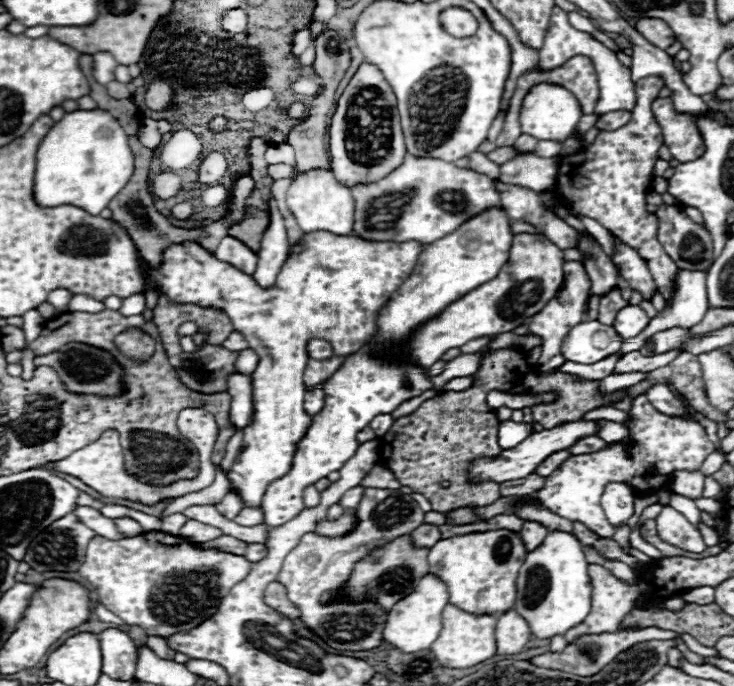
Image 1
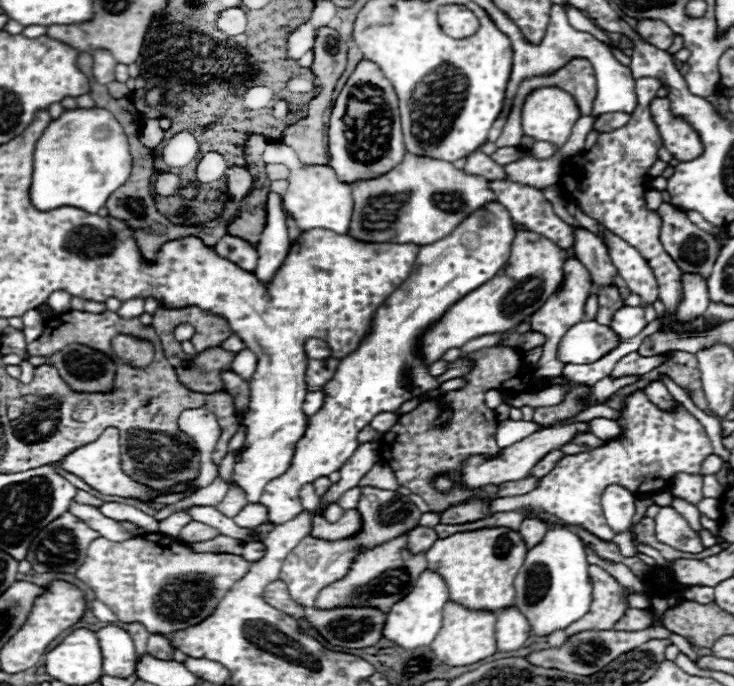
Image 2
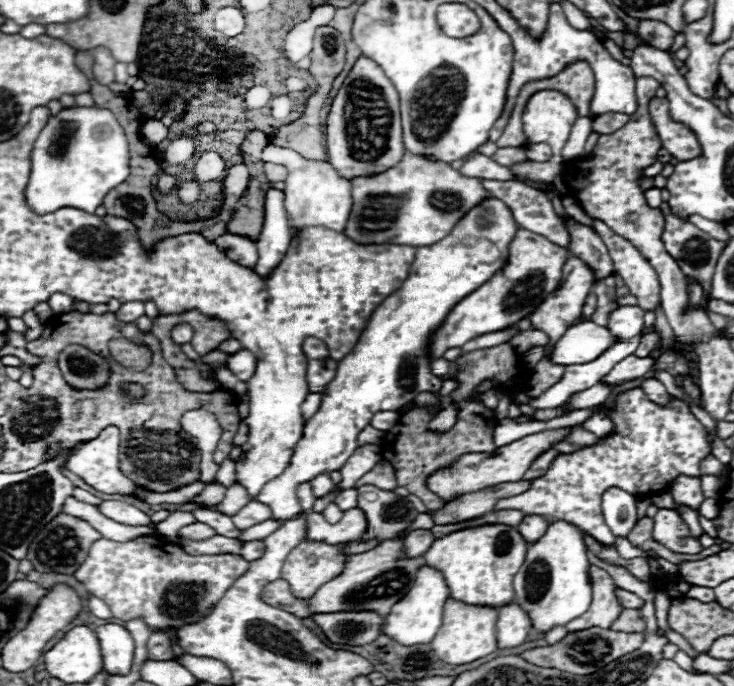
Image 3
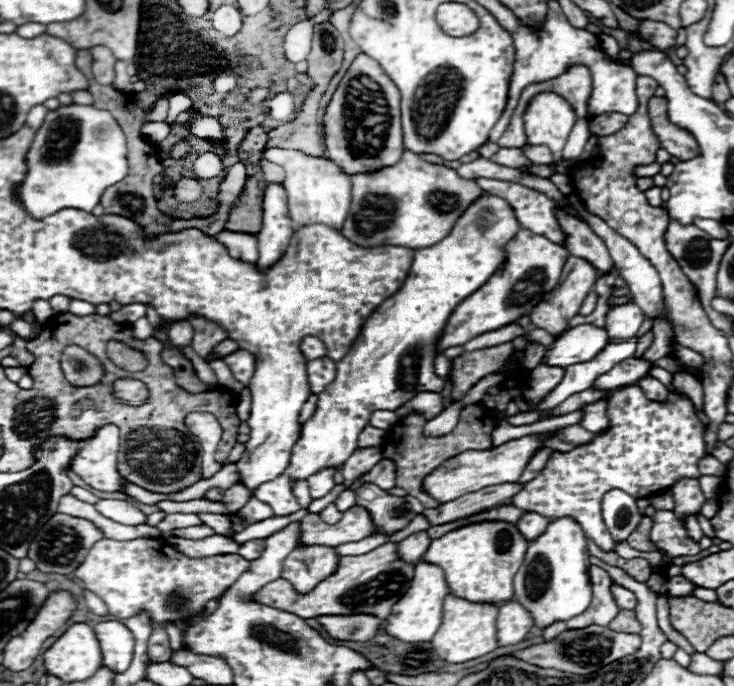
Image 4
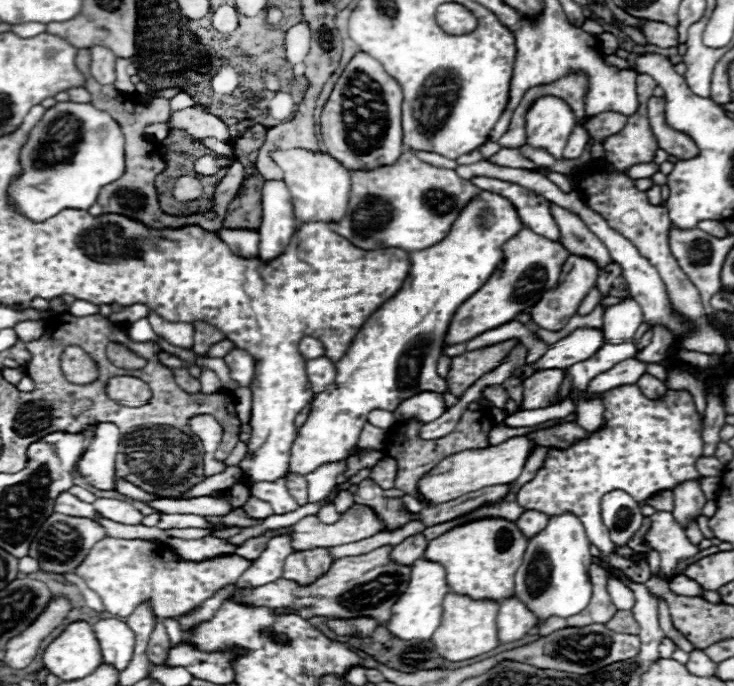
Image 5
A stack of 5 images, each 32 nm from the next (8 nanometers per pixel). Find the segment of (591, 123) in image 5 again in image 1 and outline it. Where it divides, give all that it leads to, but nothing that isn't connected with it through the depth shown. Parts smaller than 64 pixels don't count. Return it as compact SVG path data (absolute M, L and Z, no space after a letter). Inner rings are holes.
M622 110L608 112L608 114L602 114L598 118L596 128L600 128L600 130L616 130L616 128L624 126L628 120L630 120L630 112L622 112Z

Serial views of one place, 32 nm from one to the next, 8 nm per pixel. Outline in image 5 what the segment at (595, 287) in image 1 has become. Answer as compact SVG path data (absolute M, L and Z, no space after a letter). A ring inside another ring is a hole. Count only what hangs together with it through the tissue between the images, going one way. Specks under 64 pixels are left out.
M552 204L552 216L562 234L562 246L570 254L590 258L600 270L604 270L612 262L602 240L598 236L592 236L590 228L576 214Z

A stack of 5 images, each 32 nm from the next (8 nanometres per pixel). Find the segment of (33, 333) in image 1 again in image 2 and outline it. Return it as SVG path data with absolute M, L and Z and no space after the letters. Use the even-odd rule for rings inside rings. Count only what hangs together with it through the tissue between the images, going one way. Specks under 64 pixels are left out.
M36 309L29 310L22 316L24 336L27 343L36 340L44 330L45 322Z

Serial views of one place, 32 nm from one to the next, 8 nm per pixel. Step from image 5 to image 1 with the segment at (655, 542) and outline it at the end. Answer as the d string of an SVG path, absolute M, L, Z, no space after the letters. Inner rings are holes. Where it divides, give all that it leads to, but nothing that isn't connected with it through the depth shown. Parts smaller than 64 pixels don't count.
M664 506L660 516L656 518L656 528L662 540L684 548L690 552L703 552L707 546L702 540L702 534L696 526L692 526L680 512L670 506Z

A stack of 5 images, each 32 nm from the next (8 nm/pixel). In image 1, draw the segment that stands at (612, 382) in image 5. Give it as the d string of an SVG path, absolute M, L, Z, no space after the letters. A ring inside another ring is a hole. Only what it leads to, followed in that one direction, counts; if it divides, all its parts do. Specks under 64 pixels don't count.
M674 348L674 350L668 350L658 356L642 356L640 352L628 352L616 362L614 372L650 372L650 370L668 366L680 352L684 352L684 350Z

